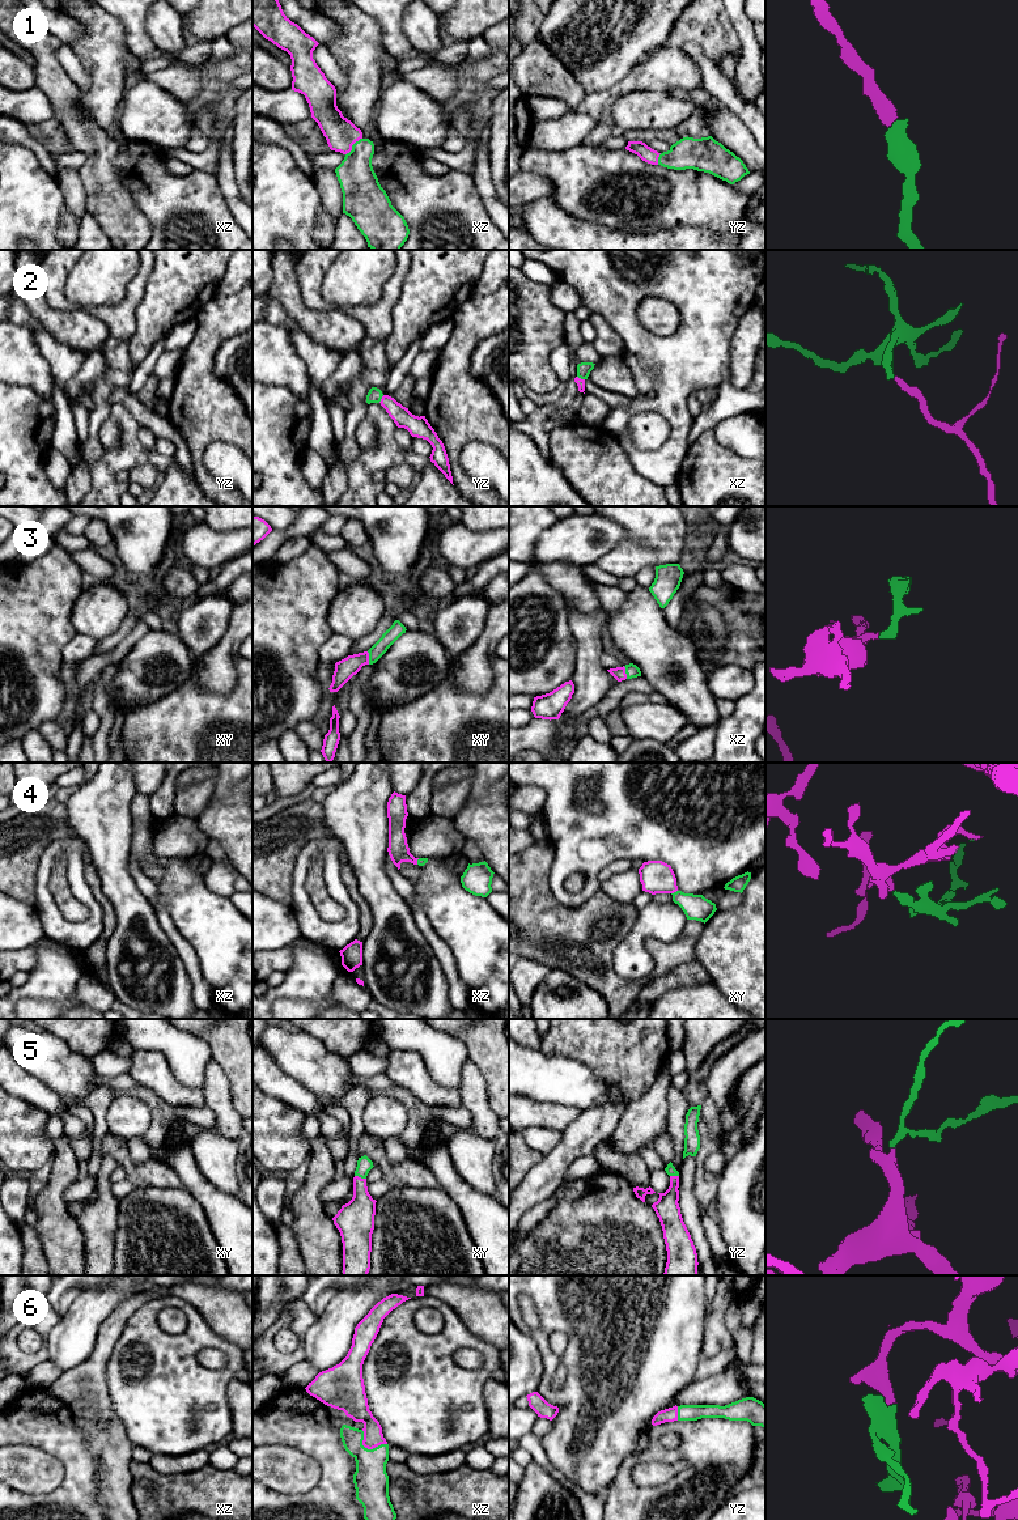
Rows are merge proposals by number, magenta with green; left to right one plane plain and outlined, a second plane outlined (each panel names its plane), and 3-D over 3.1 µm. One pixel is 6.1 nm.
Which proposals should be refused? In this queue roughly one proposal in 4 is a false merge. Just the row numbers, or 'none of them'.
none of them

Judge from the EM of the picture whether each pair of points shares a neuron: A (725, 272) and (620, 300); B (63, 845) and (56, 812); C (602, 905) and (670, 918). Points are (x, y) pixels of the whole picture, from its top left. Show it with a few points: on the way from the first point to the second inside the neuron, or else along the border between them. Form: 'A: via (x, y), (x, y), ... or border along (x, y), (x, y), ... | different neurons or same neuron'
A: via (699, 272), (660, 272), (647, 284) | same neuron
B: border along (75, 835), (67, 839), (54, 839), (39, 858) | different neurons
C: border along (639, 911), (635, 924), (622, 939) | different neurons

